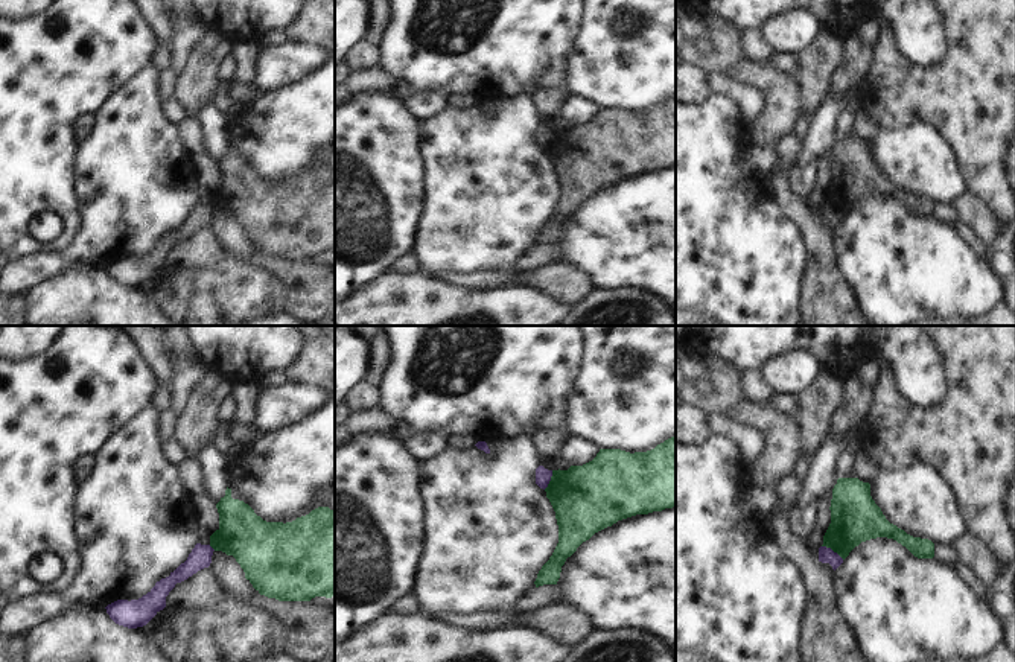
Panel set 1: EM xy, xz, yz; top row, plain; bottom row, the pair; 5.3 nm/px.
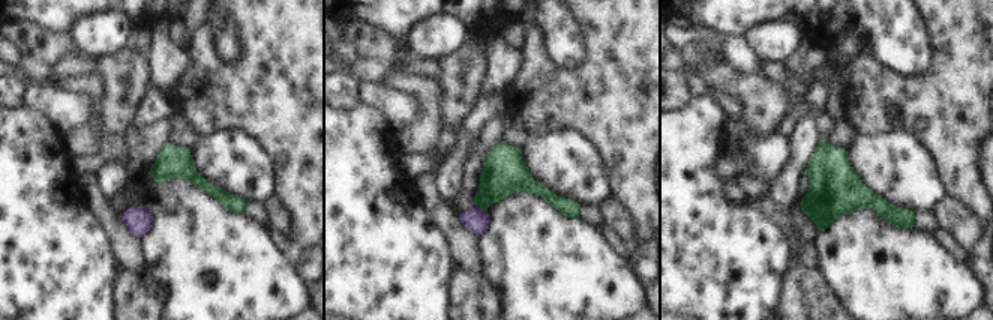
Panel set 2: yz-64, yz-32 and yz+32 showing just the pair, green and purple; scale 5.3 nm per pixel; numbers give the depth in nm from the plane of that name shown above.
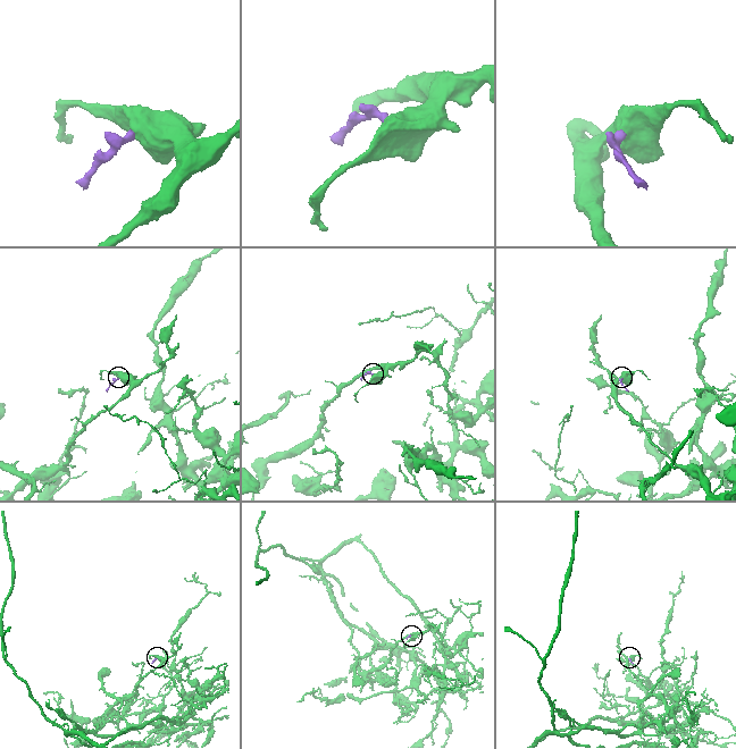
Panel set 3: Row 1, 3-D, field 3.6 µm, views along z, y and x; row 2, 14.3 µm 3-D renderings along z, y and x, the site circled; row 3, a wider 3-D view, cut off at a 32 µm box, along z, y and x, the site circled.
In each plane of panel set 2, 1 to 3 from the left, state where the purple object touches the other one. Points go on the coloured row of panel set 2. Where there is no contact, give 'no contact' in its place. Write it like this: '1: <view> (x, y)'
1: no contact
2: yz-32 (482, 208)
3: no contact

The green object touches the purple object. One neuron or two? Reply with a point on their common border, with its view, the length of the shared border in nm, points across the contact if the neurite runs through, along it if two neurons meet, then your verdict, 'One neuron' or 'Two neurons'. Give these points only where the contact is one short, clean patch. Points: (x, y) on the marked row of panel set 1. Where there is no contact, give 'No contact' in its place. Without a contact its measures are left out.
Touches green at yz (833, 550). Shared border 140 nm. Boundary: yz (822, 545), (836, 551), (843, 559). Two neurons.

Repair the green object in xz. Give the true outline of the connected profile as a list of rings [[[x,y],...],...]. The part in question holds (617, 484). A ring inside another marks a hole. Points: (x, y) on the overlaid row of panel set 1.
[[[676,437],[647,452],[630,454],[621,449],[600,449],[597,457],[583,466],[552,470],[545,492],[555,511],[558,543],[539,571],[534,581],[536,587],[557,584],[566,559],[595,533],[636,514],[676,507]]]

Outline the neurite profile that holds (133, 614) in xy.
[[[196,543],[187,560],[181,563],[169,577],[161,578],[155,586],[138,600],[117,600],[108,604],[110,618],[123,627],[137,629],[146,625],[160,610],[166,607],[166,597],[181,583],[208,568],[212,563],[213,548],[210,545]]]

